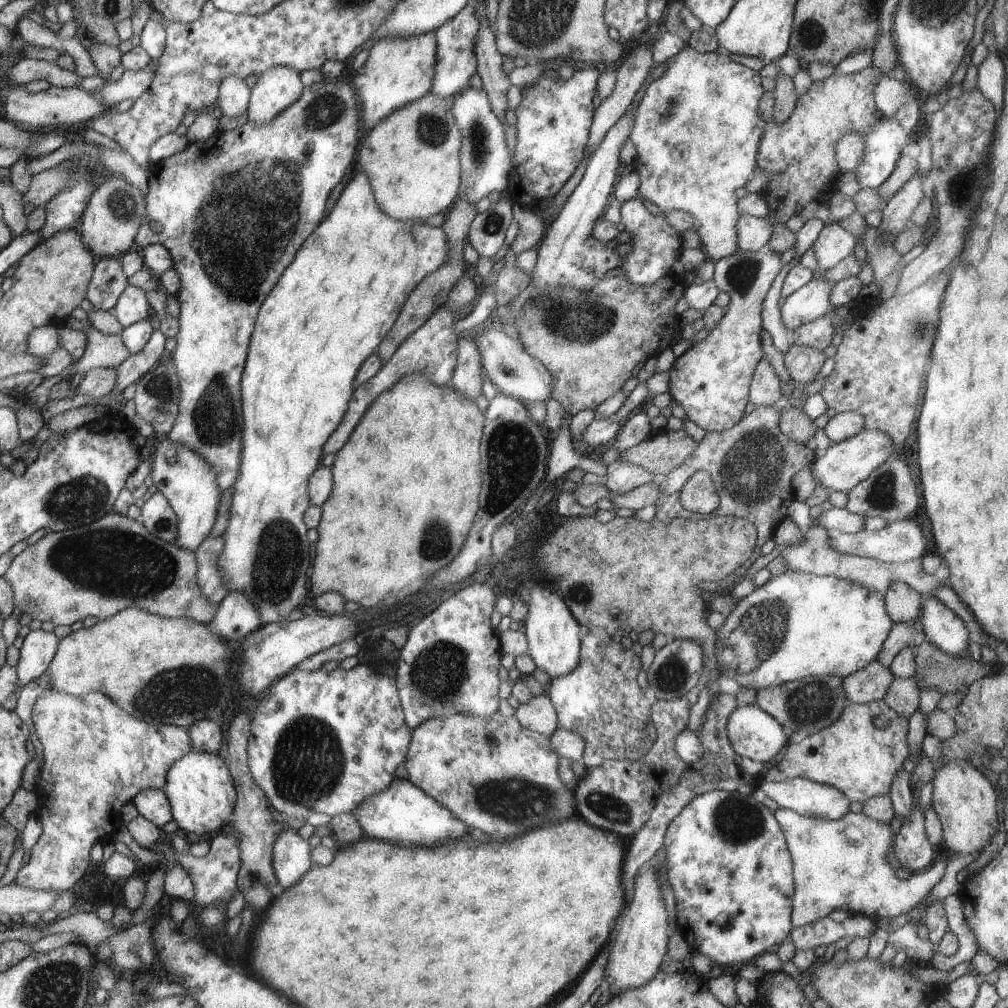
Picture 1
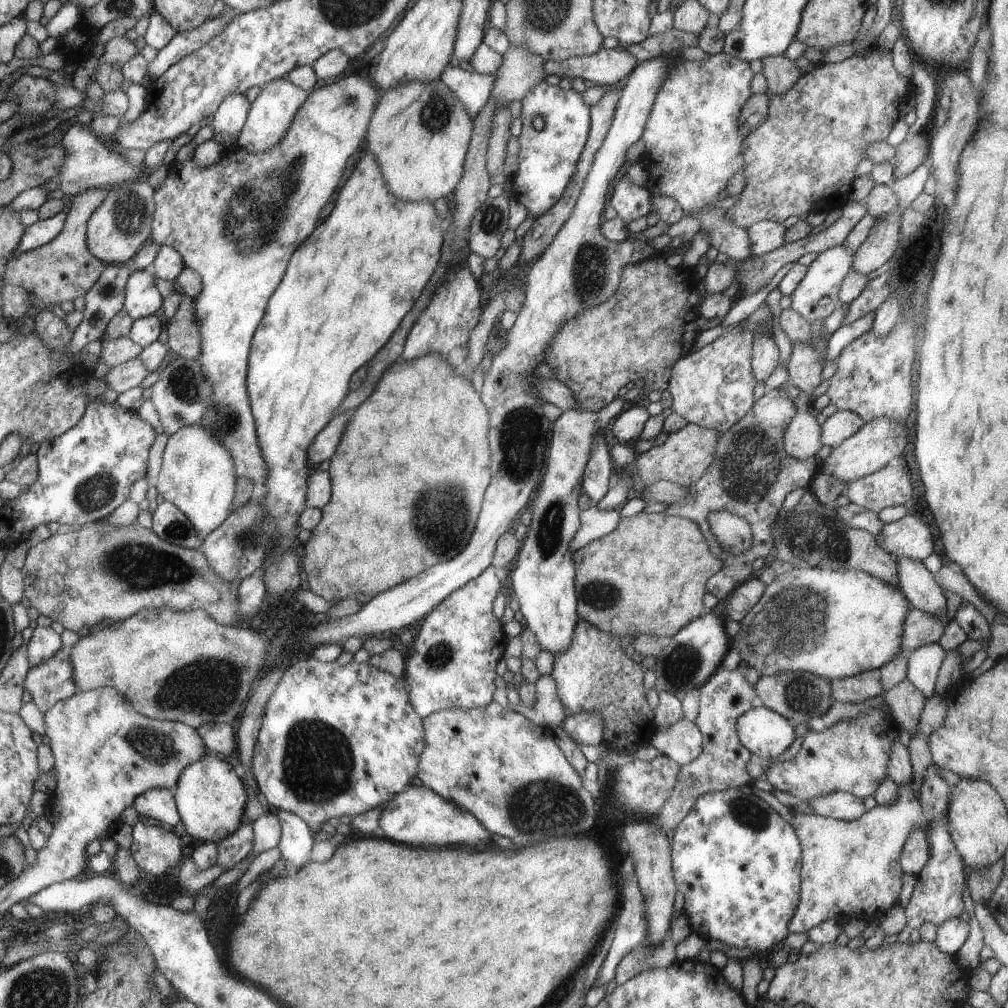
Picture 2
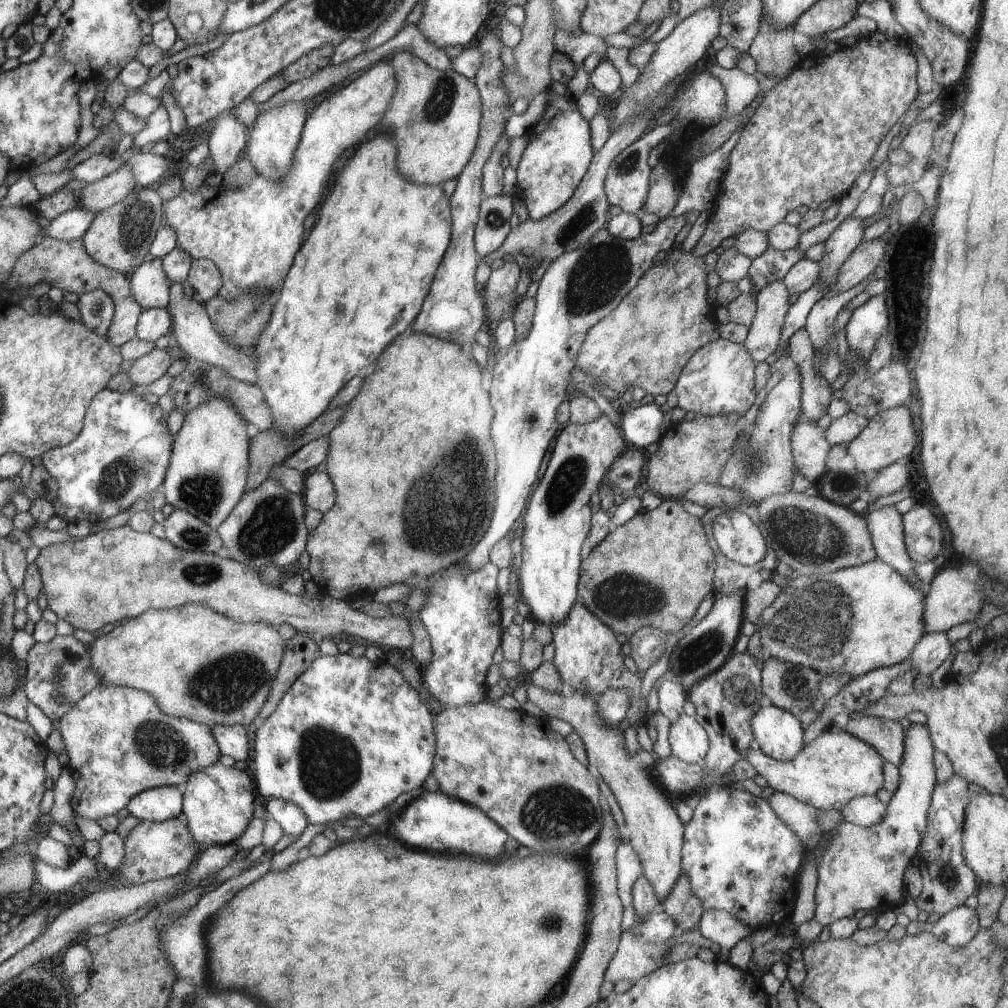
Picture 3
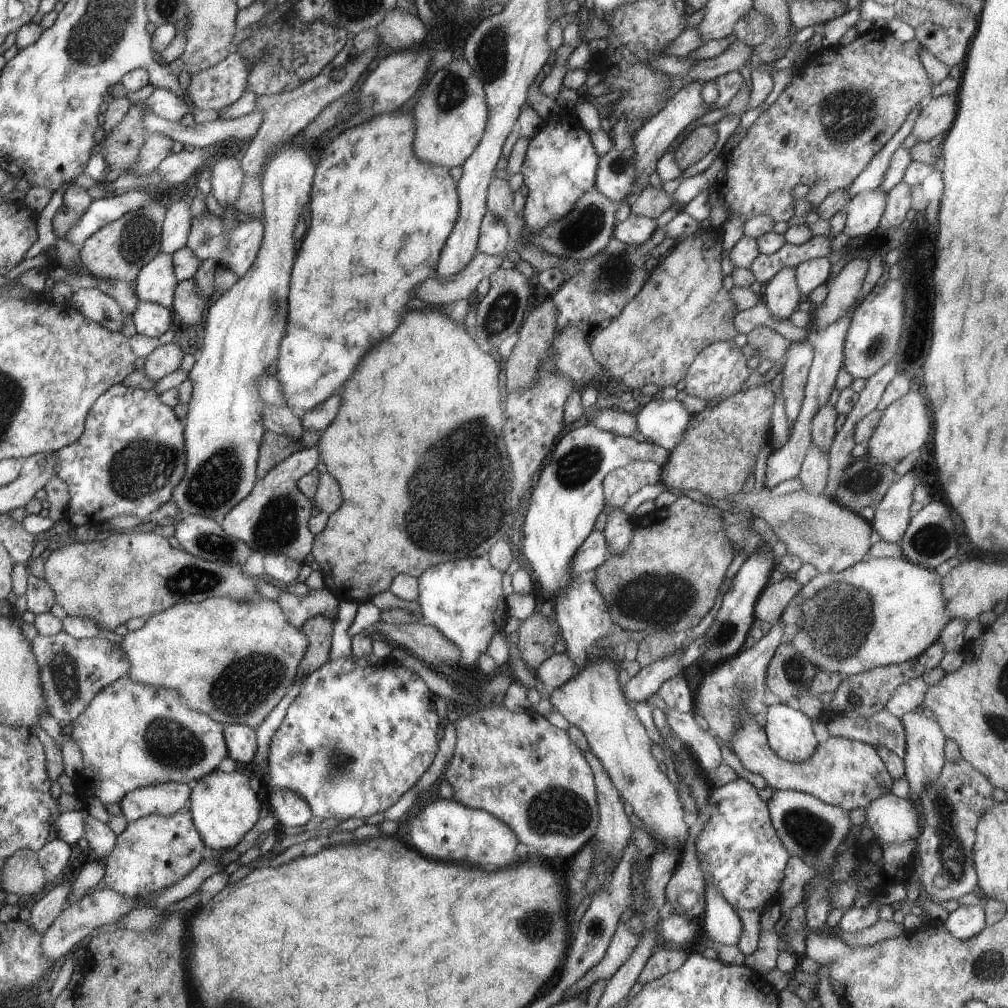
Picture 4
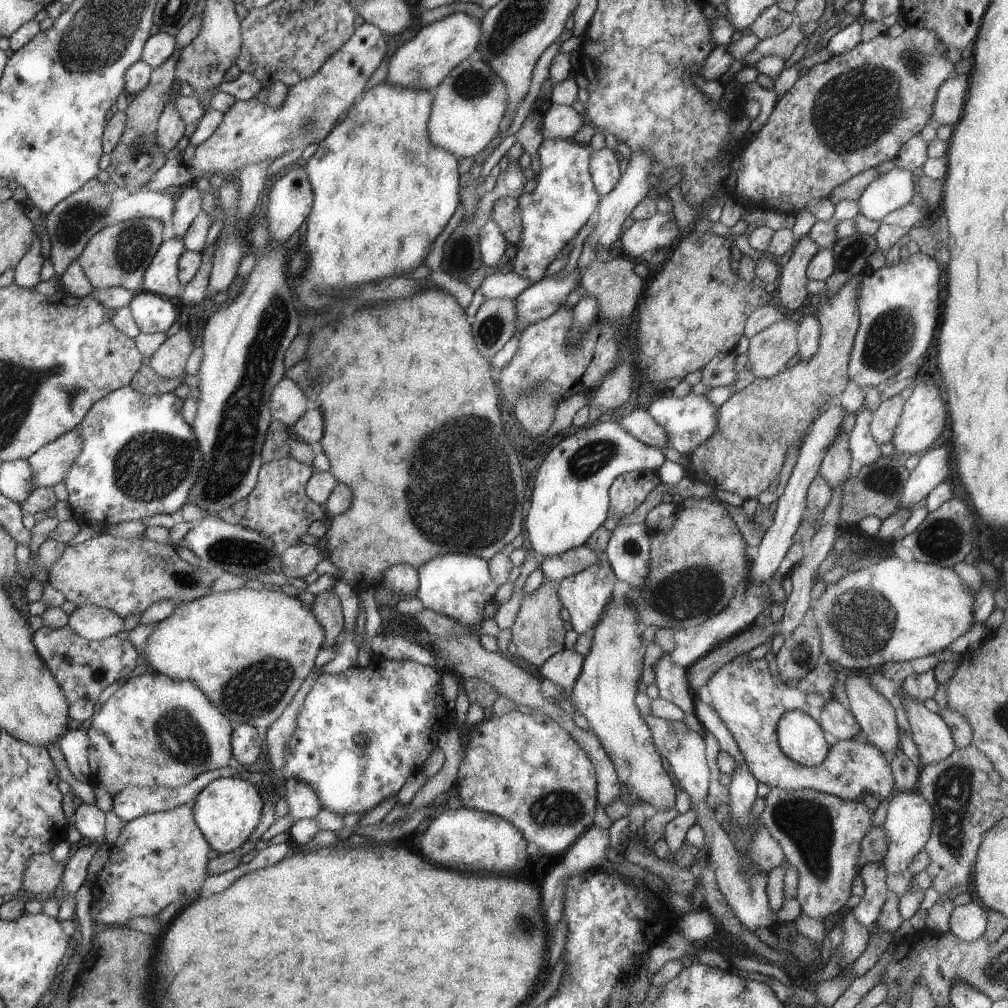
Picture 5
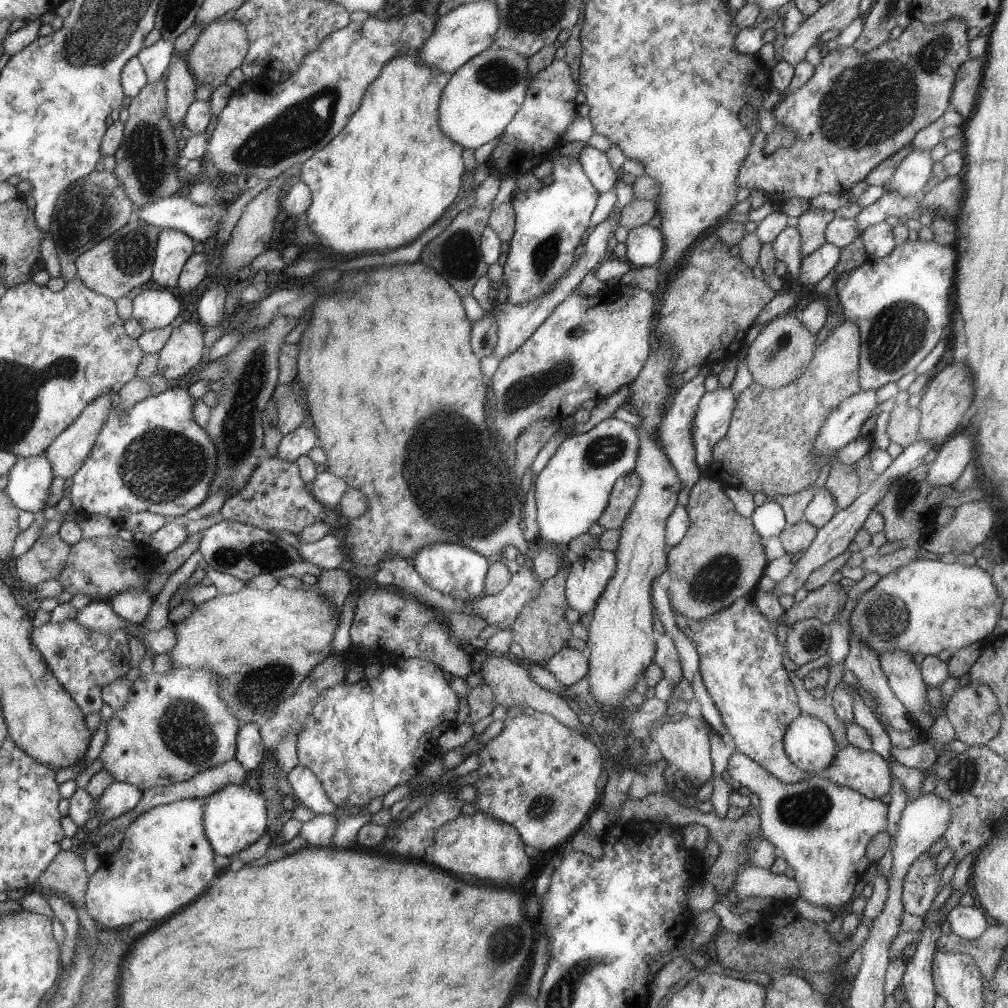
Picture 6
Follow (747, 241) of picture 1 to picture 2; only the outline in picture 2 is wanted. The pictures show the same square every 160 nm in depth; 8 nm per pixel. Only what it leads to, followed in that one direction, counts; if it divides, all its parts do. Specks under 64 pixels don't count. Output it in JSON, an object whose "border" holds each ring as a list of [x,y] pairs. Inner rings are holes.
{"border":[[[764,220],[749,226],[746,230],[752,243],[752,256],[761,257],[786,244],[786,228],[783,223]]]}

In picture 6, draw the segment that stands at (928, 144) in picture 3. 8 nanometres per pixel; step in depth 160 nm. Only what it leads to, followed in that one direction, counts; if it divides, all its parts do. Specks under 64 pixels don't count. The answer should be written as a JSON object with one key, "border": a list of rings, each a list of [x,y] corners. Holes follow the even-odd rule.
{"border":[[[986,54],[976,58],[969,58],[958,69],[953,95],[951,98],[951,108],[959,112],[965,121],[972,116],[978,100],[980,82],[982,82],[982,72],[984,72]]]}

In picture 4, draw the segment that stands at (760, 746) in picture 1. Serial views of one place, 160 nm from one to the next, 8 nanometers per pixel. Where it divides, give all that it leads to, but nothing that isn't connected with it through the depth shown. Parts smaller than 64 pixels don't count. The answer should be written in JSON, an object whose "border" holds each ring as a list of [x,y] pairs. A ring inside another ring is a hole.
{"border":[[[784,702],[769,707],[766,711],[764,728],[767,734],[767,742],[770,748],[785,761],[791,763],[803,763],[814,754],[818,746],[818,740],[812,729],[812,719],[802,711],[792,709]]]}

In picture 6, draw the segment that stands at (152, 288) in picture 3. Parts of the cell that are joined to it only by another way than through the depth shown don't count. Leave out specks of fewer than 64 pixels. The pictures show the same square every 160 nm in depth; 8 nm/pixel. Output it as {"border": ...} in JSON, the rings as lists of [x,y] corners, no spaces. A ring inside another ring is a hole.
{"border":[[[163,229],[158,236],[153,280],[160,288],[175,291],[186,260],[195,254],[196,242],[180,230]]]}

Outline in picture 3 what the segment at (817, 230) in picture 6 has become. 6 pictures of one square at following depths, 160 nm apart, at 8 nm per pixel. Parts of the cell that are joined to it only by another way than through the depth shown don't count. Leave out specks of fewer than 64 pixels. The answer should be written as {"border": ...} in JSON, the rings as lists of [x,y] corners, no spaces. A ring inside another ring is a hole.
{"border":[[[775,280],[758,292],[754,322],[743,343],[756,363],[775,354],[782,324],[790,308],[790,295],[783,280]]]}

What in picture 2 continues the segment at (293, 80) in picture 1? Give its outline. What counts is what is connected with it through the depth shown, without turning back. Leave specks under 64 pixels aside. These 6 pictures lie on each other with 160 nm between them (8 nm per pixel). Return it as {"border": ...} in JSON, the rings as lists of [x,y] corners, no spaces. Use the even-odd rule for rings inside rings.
{"border":[[[282,79],[271,80],[261,87],[261,93],[255,99],[247,114],[244,128],[236,138],[236,145],[252,152],[266,152],[276,147],[285,138],[293,124],[298,110],[305,104],[311,91],[298,88],[290,81]]]}

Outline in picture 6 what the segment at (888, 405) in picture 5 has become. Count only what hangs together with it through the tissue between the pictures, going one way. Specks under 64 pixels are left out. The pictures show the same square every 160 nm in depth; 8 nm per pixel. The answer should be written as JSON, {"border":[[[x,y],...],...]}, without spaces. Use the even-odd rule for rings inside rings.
{"border":[[[898,391],[895,397],[897,404],[890,412],[887,428],[887,434],[891,442],[896,442],[900,446],[910,446],[920,440],[921,412],[918,407],[908,406],[908,396],[907,391]]]}

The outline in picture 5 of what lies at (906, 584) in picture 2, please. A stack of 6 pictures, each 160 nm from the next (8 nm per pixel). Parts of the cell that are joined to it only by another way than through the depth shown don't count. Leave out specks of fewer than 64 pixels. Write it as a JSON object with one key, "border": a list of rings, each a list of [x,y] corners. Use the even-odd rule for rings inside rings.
{"border":[[[932,446],[921,456],[918,466],[905,482],[899,501],[899,509],[910,509],[922,498],[926,498],[936,486],[942,484],[952,474],[950,468],[950,448]]]}

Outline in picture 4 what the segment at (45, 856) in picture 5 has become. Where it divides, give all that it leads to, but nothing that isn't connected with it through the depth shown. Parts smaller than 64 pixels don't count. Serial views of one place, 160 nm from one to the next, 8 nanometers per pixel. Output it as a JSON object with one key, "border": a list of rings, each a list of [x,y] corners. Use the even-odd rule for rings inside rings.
{"border":[[[21,849],[5,864],[3,878],[1,879],[1,890],[7,894],[13,892],[19,897],[22,894],[34,896],[49,881],[45,870],[39,865],[37,851]]]}

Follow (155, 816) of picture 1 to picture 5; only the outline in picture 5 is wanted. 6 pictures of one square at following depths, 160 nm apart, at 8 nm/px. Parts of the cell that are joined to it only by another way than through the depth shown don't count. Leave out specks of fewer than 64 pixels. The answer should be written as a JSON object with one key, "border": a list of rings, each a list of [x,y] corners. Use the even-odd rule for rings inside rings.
{"border":[[[214,772],[197,776],[186,786],[170,787],[123,787],[113,796],[113,811],[124,823],[148,813],[167,811],[186,803],[193,803],[196,795],[209,783],[218,778]]]}

